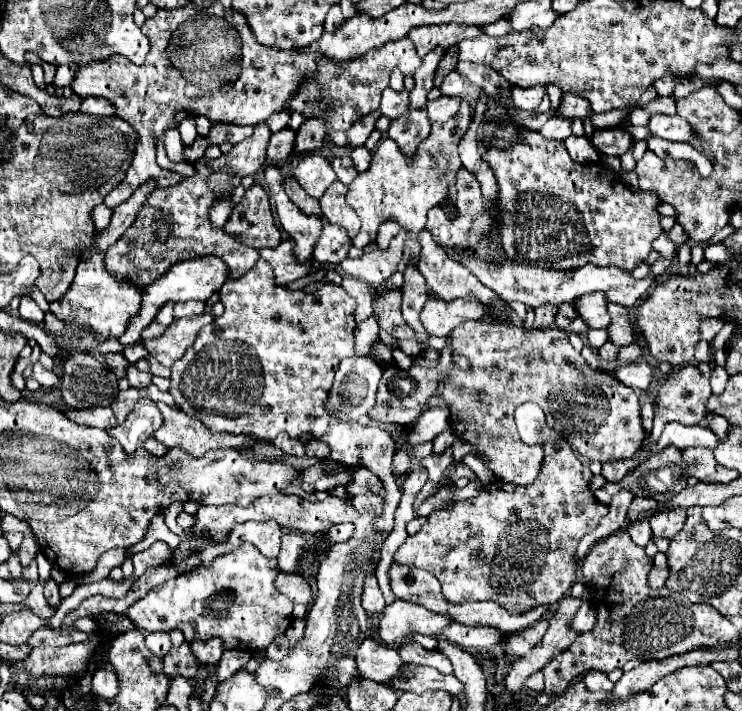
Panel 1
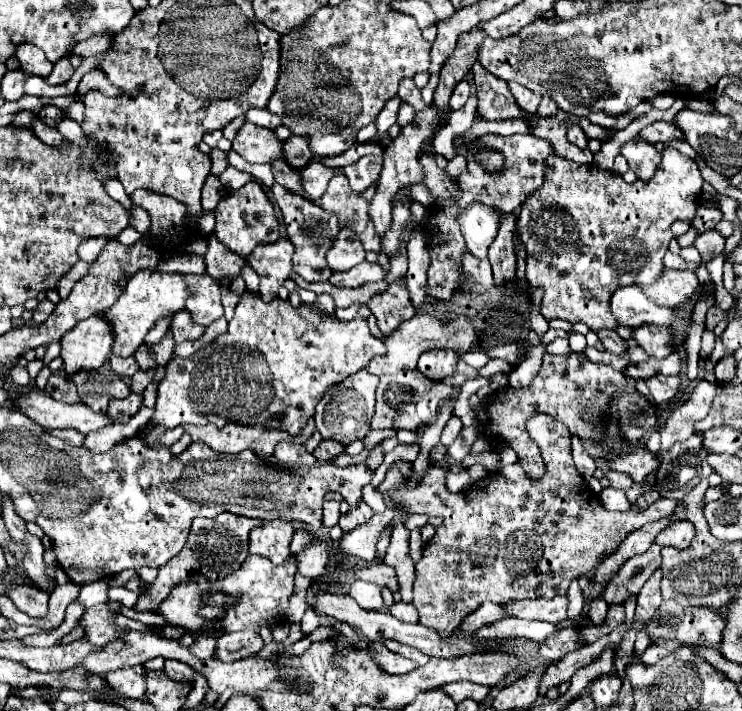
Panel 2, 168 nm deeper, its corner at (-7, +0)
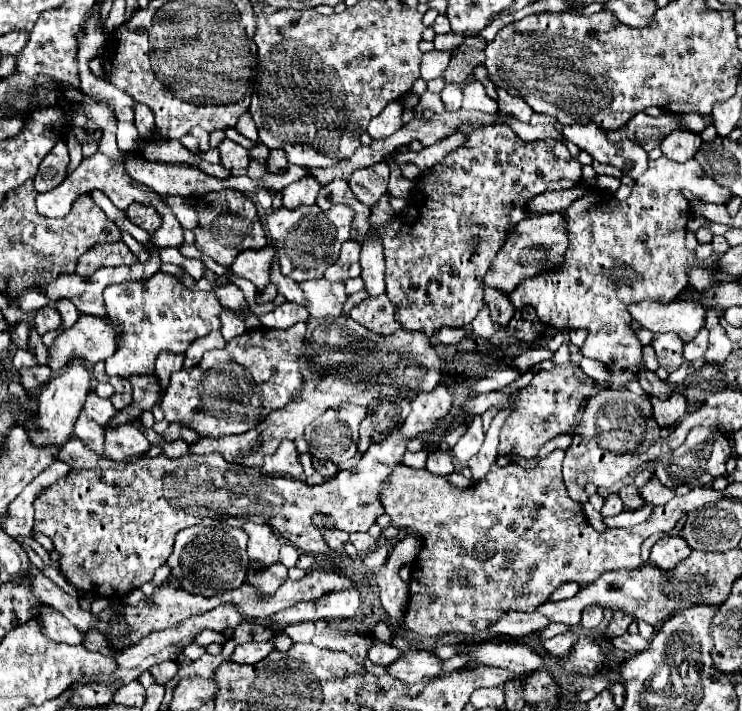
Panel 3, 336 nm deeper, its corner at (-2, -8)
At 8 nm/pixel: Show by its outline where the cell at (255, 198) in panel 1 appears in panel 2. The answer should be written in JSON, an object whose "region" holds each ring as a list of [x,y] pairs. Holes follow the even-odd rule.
{"region":[[[247,182],[243,188],[239,190],[229,190],[221,196],[217,208],[213,210],[215,214],[215,228],[213,234],[219,242],[223,242],[227,248],[231,248],[231,252],[239,254],[239,256],[249,256],[249,252],[257,246],[257,244],[271,244],[279,238],[279,222],[275,216],[275,210],[263,190],[261,184],[257,182]]]}

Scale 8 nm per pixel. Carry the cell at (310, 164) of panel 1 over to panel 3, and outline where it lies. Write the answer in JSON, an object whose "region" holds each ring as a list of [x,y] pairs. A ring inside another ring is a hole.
{"region":[[[304,176],[298,182],[292,182],[290,186],[286,186],[282,190],[282,196],[284,196],[282,204],[286,208],[296,208],[296,206],[302,206],[302,204],[312,206],[312,204],[316,204],[316,196],[318,196],[320,188],[322,186],[320,186],[320,182],[316,178]]]}

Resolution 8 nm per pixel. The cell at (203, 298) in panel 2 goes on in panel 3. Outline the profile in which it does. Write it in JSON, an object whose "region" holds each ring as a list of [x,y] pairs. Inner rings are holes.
{"region":[[[156,272],[152,278],[144,282],[134,282],[134,284],[110,284],[104,288],[104,302],[108,316],[116,320],[118,328],[122,330],[122,340],[118,354],[114,354],[110,360],[106,360],[106,372],[110,376],[132,376],[132,374],[150,374],[154,372],[154,358],[162,350],[172,350],[172,352],[184,352],[190,342],[196,338],[206,336],[212,330],[220,330],[220,302],[212,290],[202,292],[202,290],[188,290],[182,288],[182,282],[174,284],[174,276],[166,272]]]}

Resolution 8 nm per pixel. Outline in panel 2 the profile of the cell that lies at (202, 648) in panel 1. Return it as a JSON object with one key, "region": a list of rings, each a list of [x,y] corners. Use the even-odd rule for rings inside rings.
{"region":[[[233,632],[219,636],[215,656],[223,662],[241,660],[247,656],[255,656],[263,650],[263,640],[257,632]]]}

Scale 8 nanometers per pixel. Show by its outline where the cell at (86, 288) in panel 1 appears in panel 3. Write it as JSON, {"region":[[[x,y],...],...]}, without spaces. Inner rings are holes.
{"region":[[[72,358],[68,368],[58,376],[52,378],[46,388],[42,388],[38,396],[38,416],[34,422],[26,422],[30,428],[30,438],[34,444],[44,444],[44,446],[62,446],[72,438],[74,432],[74,422],[86,402],[86,396],[90,394],[90,382],[92,382],[92,370],[84,364],[80,358]]]}

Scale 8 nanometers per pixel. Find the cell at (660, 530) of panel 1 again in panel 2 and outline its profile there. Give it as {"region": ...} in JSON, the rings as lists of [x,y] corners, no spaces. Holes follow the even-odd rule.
{"region":[[[681,520],[675,522],[671,526],[667,526],[663,532],[659,532],[657,536],[657,544],[659,546],[673,546],[673,548],[687,548],[691,544],[691,540],[695,538],[695,528],[689,520]]]}

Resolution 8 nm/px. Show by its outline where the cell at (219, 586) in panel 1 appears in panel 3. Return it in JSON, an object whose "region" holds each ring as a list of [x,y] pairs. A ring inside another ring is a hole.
{"region":[[[282,562],[262,570],[248,568],[248,574],[246,574],[246,582],[264,594],[274,594],[286,580],[288,580],[288,568]]]}

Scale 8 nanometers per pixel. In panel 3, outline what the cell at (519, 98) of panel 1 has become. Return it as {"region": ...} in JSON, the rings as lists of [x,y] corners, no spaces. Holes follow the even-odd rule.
{"region":[[[498,88],[498,108],[500,112],[506,112],[514,118],[518,118],[520,122],[530,122],[532,116],[532,108],[518,96],[510,96],[506,90]]]}

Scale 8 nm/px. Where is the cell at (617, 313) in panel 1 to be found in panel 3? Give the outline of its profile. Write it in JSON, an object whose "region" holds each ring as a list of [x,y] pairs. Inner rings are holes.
{"region":[[[654,334],[652,344],[650,344],[656,352],[658,364],[662,368],[666,368],[668,372],[674,372],[680,364],[682,364],[682,340],[678,336],[670,334]]]}

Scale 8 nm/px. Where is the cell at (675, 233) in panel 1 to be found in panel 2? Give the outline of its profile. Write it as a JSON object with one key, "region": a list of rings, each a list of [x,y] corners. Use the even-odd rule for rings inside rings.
{"region":[[[715,230],[711,232],[703,232],[699,234],[699,238],[695,240],[697,250],[701,250],[701,264],[707,264],[709,260],[713,260],[715,256],[723,254],[723,246],[725,246],[725,238],[721,234],[717,234]]]}

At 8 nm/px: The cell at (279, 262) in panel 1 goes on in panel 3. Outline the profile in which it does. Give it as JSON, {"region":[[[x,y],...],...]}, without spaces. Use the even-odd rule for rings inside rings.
{"region":[[[266,246],[262,250],[240,252],[230,268],[236,276],[250,280],[258,288],[258,292],[262,292],[270,284],[272,260],[274,260],[274,248]]]}

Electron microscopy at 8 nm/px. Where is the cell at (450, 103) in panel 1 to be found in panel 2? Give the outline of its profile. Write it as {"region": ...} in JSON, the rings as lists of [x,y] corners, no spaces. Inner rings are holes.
{"region":[[[429,106],[423,112],[417,112],[415,120],[409,126],[401,128],[399,136],[385,148],[385,154],[383,154],[383,172],[381,172],[379,182],[377,182],[375,196],[371,198],[371,206],[369,206],[369,218],[371,218],[373,226],[375,226],[375,234],[379,238],[383,238],[385,232],[391,226],[391,220],[393,220],[393,204],[391,204],[391,200],[395,198],[395,192],[399,192],[399,188],[405,188],[405,186],[411,186],[411,184],[423,180],[423,166],[419,164],[417,154],[419,154],[421,144],[427,142],[433,136],[433,132],[437,130],[439,120],[441,120],[441,114],[433,106]]]}

